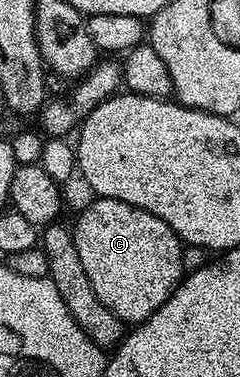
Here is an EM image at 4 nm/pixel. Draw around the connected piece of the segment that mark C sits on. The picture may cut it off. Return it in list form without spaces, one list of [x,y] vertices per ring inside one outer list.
[[[92,198],[92,203],[84,209],[79,215],[79,220],[73,223],[73,234],[75,236],[75,244],[77,245],[77,257],[81,257],[81,265],[85,269],[85,273],[89,277],[89,281],[93,285],[93,293],[97,293],[97,297],[102,301],[115,316],[128,325],[138,325],[143,320],[154,313],[157,309],[161,309],[161,305],[165,305],[167,298],[174,293],[175,288],[179,286],[184,278],[183,269],[183,248],[184,244],[175,236],[173,229],[169,229],[169,225],[165,225],[165,221],[161,221],[161,217],[153,217],[153,213],[149,213],[145,209],[137,209],[133,205],[129,205],[125,201],[117,201],[116,199],[100,199]]]

